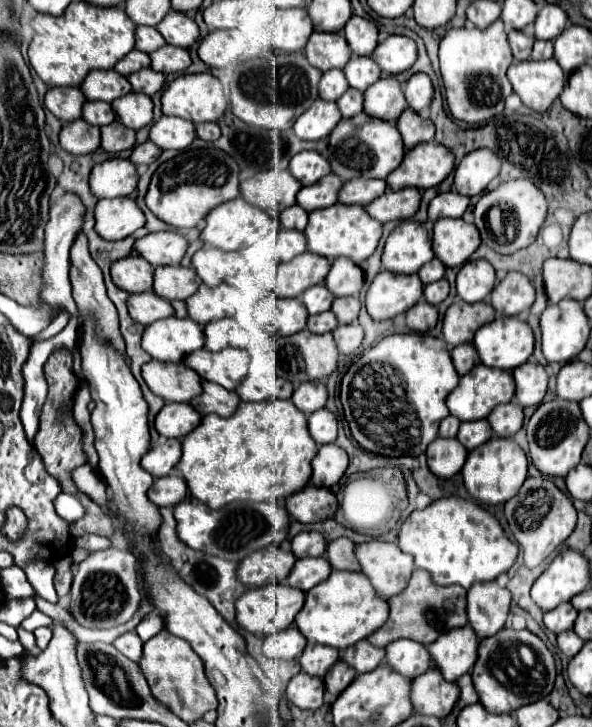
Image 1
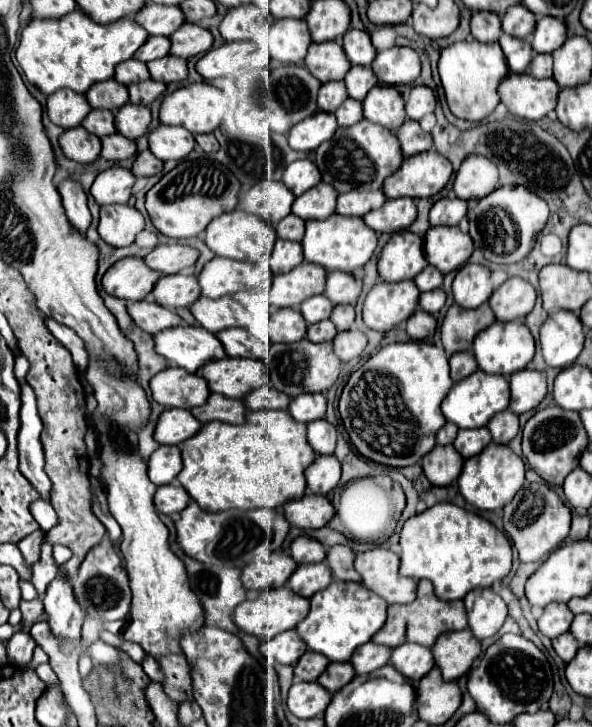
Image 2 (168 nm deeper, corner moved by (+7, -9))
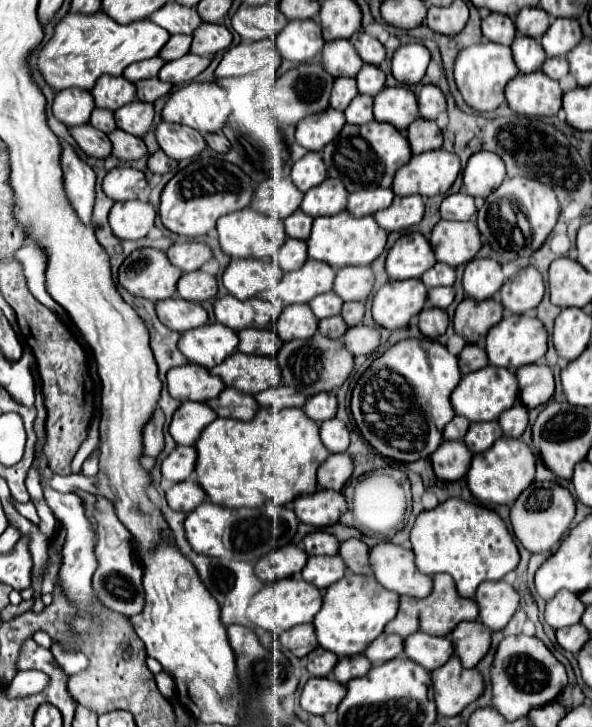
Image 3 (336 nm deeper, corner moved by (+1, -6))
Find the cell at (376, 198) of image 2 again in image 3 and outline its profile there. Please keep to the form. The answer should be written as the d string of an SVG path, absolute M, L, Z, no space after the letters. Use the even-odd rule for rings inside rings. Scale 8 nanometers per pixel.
M365 189L365 191L355 191L349 195L349 205L347 211L355 217L365 217L365 215L375 215L377 211L385 209L393 201L393 191L391 189Z

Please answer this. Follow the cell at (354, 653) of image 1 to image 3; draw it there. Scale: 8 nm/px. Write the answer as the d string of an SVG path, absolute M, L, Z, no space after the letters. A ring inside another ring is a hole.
M379 635L367 649L365 657L373 665L381 665L385 661L391 661L403 653L403 639L399 635Z

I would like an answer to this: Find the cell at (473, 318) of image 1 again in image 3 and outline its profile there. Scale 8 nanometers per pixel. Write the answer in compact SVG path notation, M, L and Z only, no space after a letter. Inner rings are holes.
M465 297L455 311L453 327L459 337L463 337L467 343L485 347L485 335L487 331L503 319L503 307L497 297L477 301L471 297Z

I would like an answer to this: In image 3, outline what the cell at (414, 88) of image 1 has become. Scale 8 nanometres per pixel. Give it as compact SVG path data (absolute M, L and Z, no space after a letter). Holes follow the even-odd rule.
M423 85L417 95L417 101L419 101L421 117L425 117L425 119L435 119L439 113L443 113L447 109L445 95L437 85Z

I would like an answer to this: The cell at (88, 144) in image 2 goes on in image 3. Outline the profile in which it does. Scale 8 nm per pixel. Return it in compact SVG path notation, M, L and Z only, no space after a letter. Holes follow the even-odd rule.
M79 125L69 129L71 137L77 141L77 145L91 157L105 159L111 155L111 141L103 131L97 131L93 125Z

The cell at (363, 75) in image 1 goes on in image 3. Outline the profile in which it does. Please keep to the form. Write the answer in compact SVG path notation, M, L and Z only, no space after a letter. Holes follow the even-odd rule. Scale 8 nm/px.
M365 63L355 79L357 79L359 93L371 95L371 97L377 95L385 87L385 73L377 65L367 65Z

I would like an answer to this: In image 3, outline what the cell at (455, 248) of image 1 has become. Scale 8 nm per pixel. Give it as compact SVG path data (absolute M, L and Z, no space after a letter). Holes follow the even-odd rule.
M439 221L431 233L431 245L437 261L451 267L469 263L481 249L481 235L475 223Z

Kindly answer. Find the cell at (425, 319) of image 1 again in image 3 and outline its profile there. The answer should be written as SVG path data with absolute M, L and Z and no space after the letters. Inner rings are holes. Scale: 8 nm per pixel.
M427 307L419 313L419 329L429 339L437 339L439 335L443 335L447 325L449 325L449 317L443 309Z

